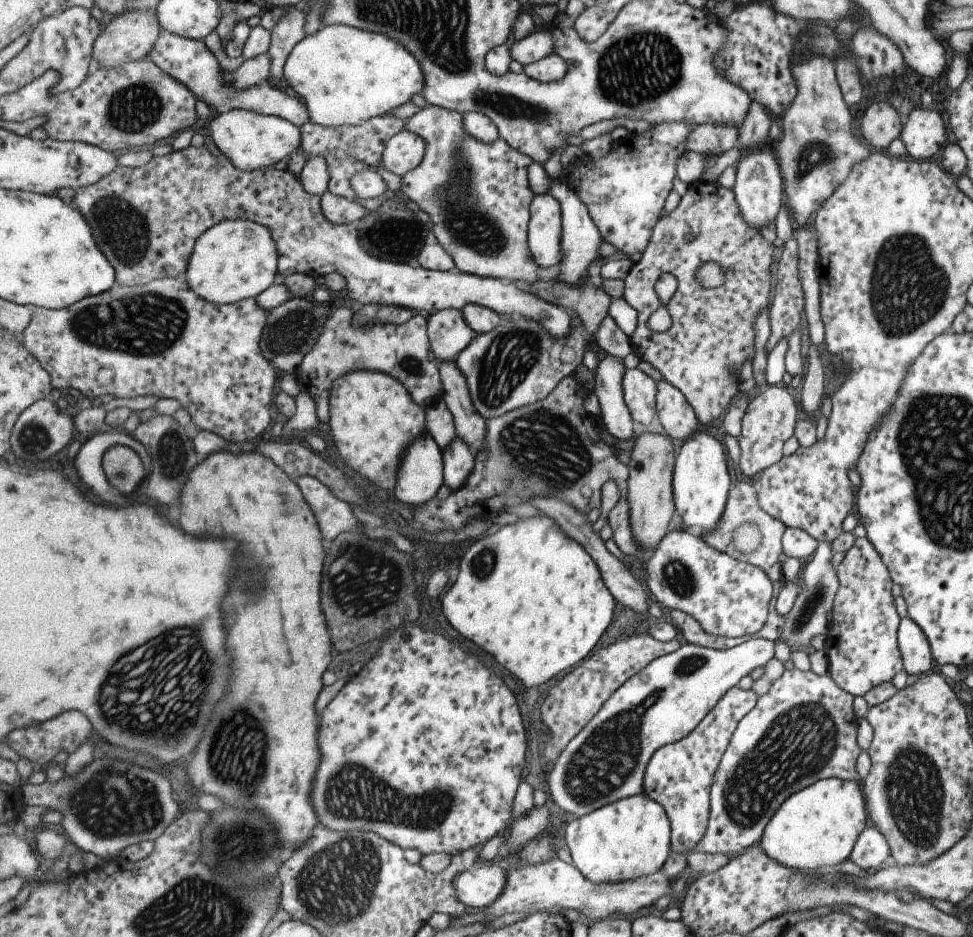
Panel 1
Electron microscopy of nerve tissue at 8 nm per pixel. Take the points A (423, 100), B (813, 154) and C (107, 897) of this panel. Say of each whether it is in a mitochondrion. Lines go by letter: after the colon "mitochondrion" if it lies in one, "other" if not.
A: other
B: mitochondrion
C: other

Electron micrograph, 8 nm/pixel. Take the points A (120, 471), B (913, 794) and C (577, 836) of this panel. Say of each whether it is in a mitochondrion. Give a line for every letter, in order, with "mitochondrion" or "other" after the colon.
A: mitochondrion
B: mitochondrion
C: other

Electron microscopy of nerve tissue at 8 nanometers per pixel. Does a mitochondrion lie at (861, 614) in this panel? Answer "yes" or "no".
no

